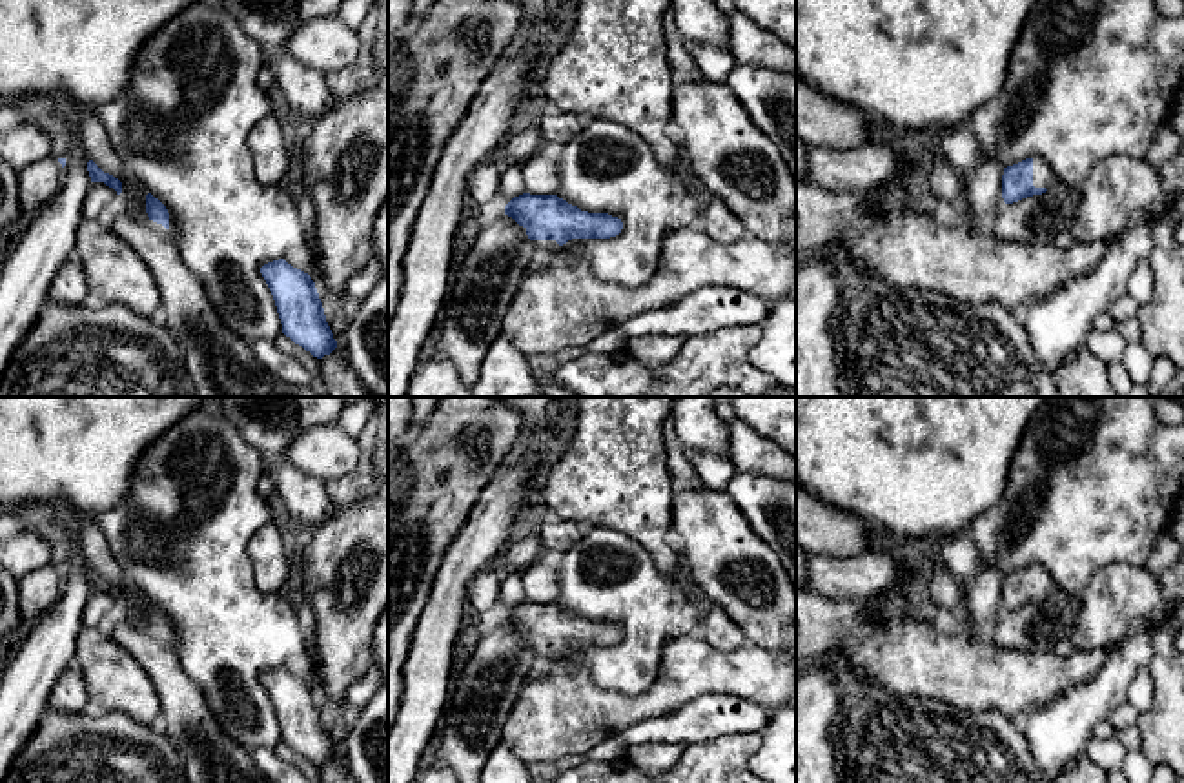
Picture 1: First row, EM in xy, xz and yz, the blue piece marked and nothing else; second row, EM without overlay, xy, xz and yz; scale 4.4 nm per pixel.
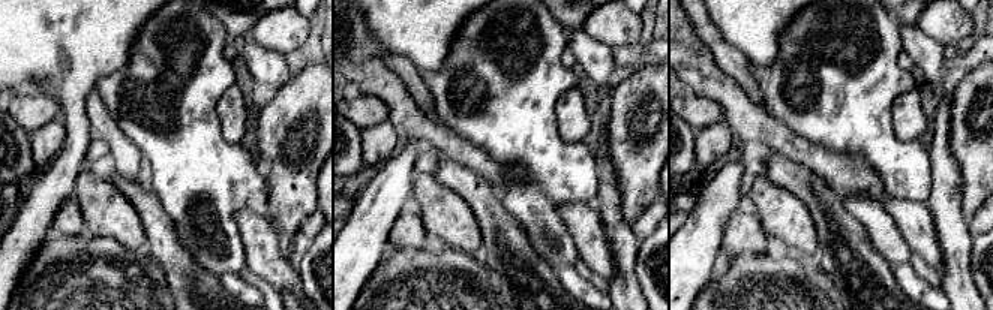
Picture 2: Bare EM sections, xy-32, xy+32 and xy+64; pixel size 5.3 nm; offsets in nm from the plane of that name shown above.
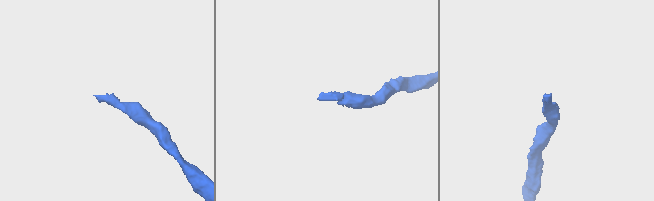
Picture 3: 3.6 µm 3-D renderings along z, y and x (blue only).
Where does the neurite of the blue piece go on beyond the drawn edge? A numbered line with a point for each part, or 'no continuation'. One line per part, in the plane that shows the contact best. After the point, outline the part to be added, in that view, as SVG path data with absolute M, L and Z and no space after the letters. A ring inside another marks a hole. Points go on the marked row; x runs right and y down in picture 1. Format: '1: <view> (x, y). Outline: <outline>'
1: yz (1042, 177). Outline: M1033 157L1033 186L1035 188L1051 188L1056 182L1051 168L1040 158Z

